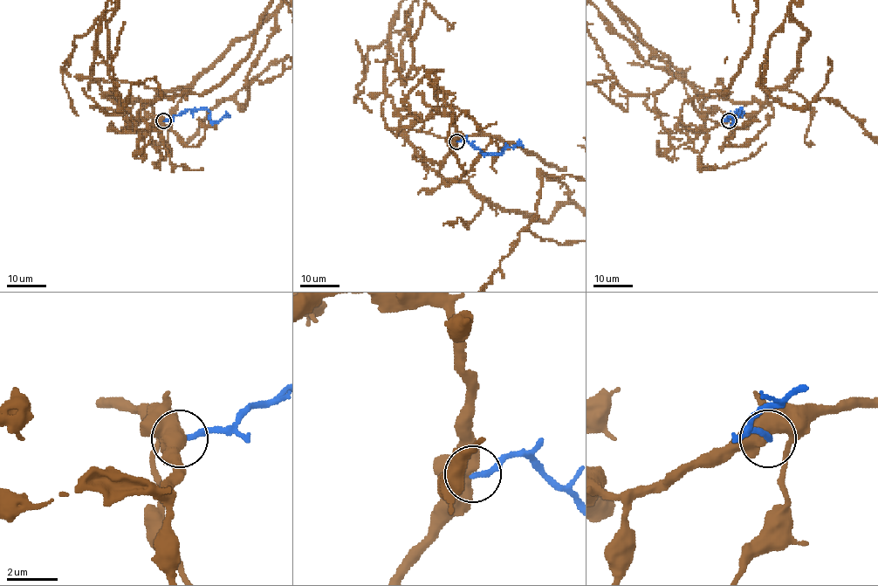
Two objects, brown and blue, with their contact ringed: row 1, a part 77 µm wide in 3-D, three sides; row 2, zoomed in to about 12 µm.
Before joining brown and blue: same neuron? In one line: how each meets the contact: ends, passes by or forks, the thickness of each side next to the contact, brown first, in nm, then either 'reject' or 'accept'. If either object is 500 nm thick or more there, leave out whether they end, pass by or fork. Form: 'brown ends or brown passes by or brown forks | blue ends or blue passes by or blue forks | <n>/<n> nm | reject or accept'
550/240 nm | reject

